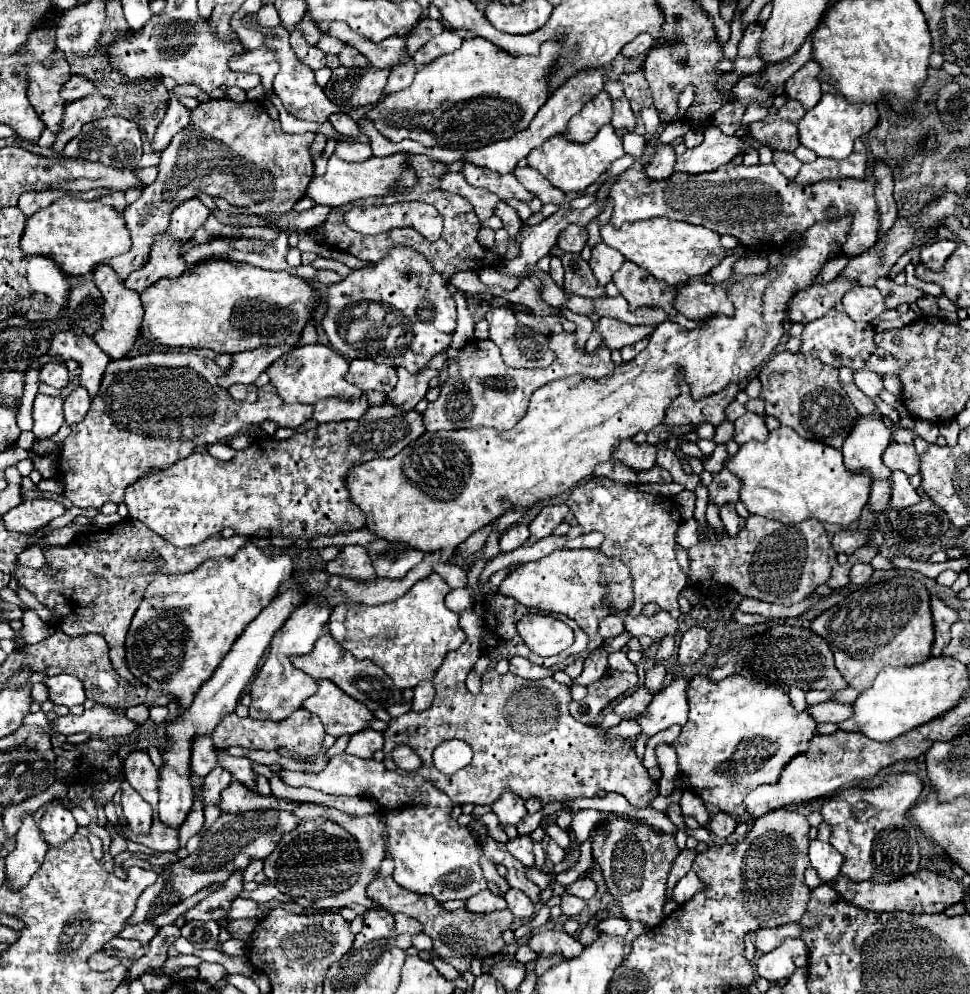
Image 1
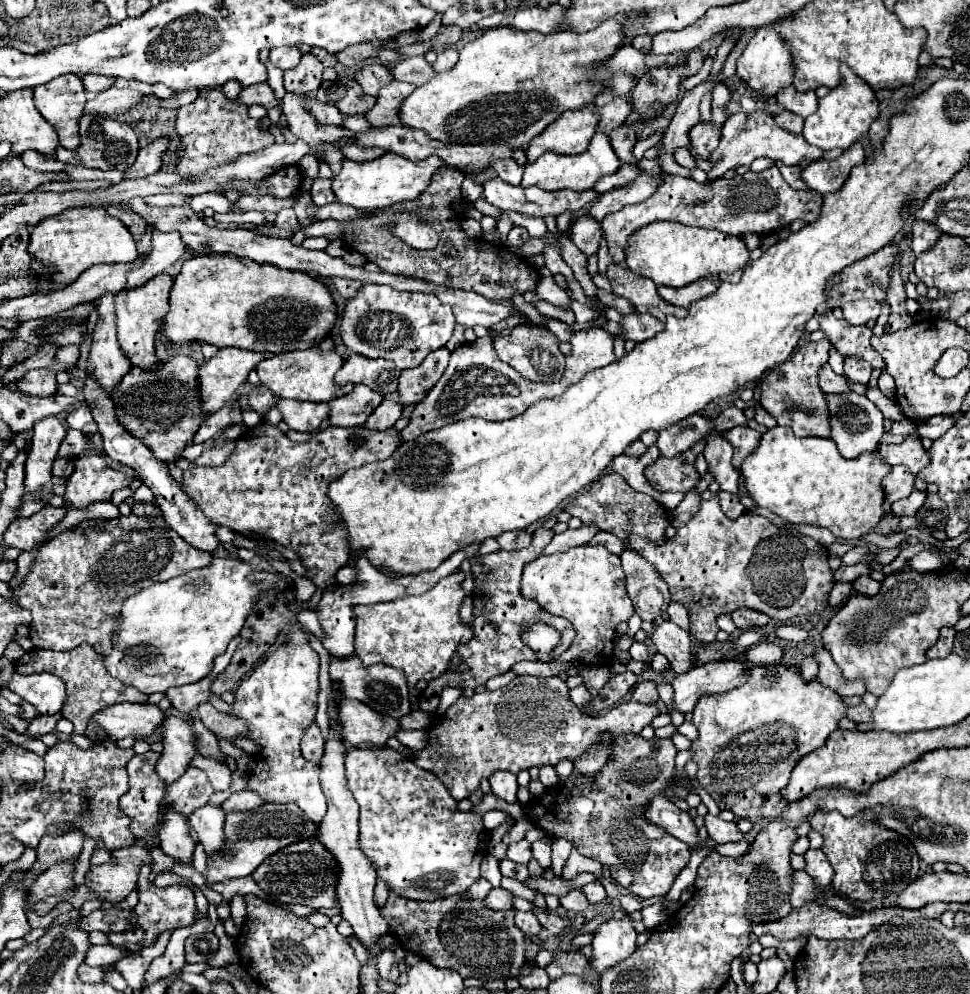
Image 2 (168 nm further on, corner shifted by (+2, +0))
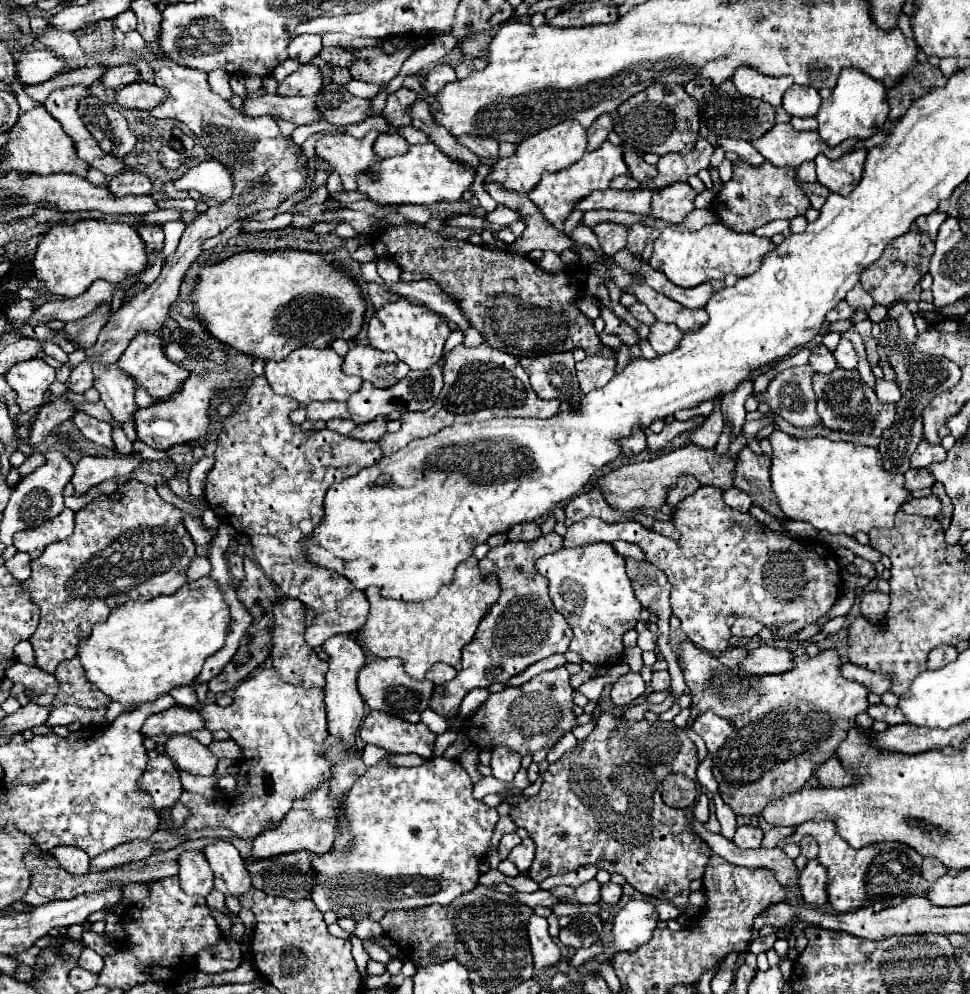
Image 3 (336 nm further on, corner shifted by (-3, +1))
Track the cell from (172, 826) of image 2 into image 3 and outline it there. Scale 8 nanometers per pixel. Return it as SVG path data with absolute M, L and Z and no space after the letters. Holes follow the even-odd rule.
M198 849L182 851L178 857L178 865L180 865L180 873L178 873L180 883L188 895L206 897L212 891L214 875L202 851Z

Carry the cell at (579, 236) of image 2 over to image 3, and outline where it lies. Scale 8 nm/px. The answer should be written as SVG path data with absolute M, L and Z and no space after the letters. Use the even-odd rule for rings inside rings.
M598 223L592 227L594 235L598 237L600 249L604 251L604 255L612 257L614 253L618 253L620 249L624 249L626 245L626 227L624 225L616 225L616 223Z

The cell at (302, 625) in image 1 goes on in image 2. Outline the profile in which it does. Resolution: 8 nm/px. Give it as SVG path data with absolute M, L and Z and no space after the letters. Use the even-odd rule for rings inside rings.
M295 624L289 632L289 644L279 646L273 656L261 662L249 678L245 678L237 692L235 704L227 714L245 720L247 738L253 738L259 746L259 754L265 762L255 762L247 780L247 790L261 796L263 802L287 804L295 802L317 824L327 812L327 802L319 784L319 766L307 762L301 756L301 738L305 728L315 722L317 694L319 694L319 656L309 646L301 624Z

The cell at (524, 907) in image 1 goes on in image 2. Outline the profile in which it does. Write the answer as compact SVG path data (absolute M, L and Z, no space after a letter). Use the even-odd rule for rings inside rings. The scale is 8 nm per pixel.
M515 912L515 924L525 936L537 936L541 932L541 924L533 912Z

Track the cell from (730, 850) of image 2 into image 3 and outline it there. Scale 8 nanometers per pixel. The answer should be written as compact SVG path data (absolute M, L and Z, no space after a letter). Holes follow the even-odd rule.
M806 821L804 825L796 827L794 835L782 839L776 847L782 849L788 843L800 843L804 835L812 835L820 845L818 861L828 869L828 901L832 903L834 911L854 911L860 907L874 907L880 911L896 905L894 901L916 895L922 881L922 855L918 855L912 847L904 843L876 843L854 849L838 835L832 821ZM870 859L878 859L872 861L872 873Z

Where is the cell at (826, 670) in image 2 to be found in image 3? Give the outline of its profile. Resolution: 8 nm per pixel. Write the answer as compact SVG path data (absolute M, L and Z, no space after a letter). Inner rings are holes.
M842 663L840 665L840 673L846 677L846 679L852 679L860 685L864 685L868 691L876 693L876 695L882 695L890 689L890 679L878 675L878 673L872 673L868 669L862 669L858 665L852 665L852 663Z

